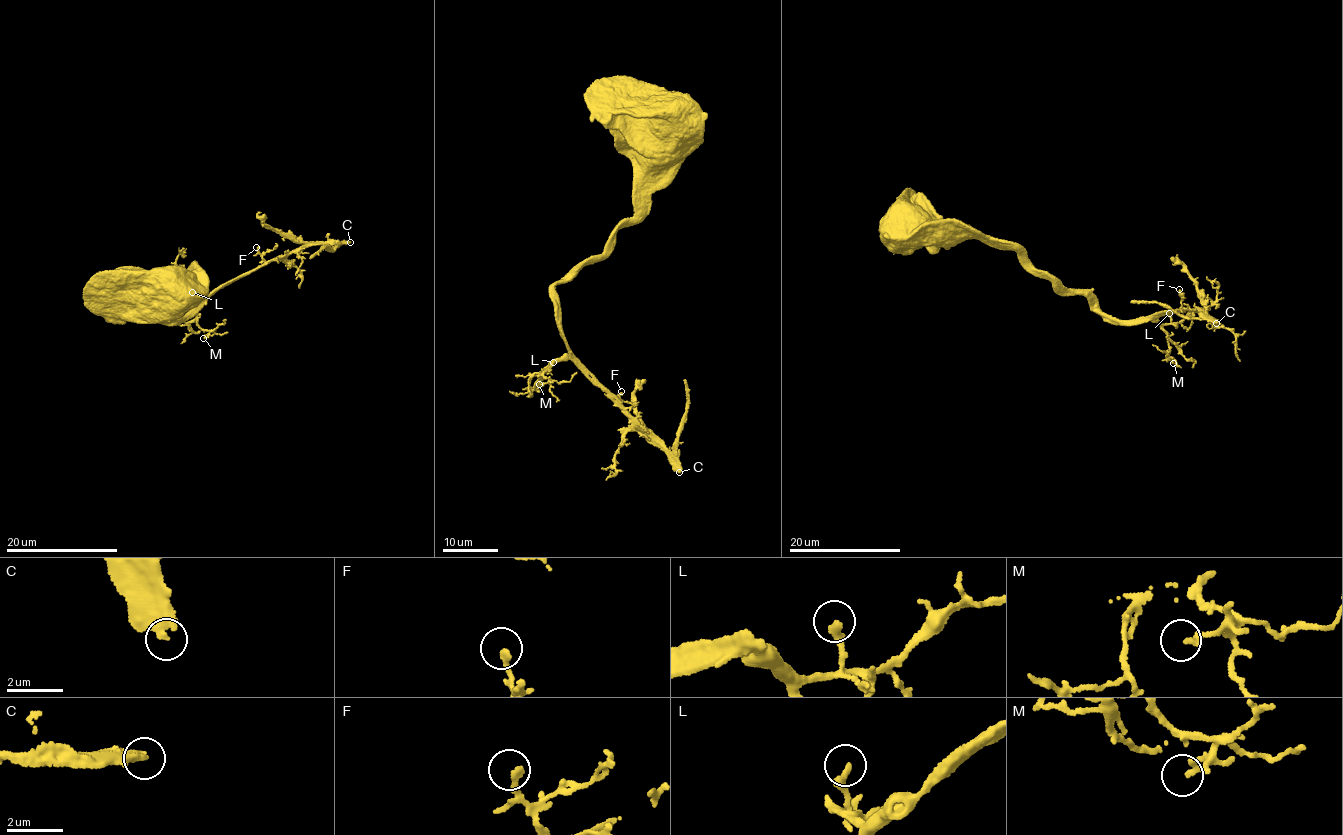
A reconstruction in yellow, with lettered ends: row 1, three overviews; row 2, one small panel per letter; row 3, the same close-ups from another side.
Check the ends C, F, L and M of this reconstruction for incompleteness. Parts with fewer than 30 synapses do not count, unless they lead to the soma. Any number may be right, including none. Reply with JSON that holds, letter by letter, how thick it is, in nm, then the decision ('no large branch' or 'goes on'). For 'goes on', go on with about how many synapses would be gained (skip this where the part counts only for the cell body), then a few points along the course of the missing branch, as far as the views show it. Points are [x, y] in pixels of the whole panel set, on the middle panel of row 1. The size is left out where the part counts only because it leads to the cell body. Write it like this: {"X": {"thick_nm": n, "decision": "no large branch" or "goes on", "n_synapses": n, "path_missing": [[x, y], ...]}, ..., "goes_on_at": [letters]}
{"C": {"thick_nm": 420, "decision": "goes on", "n_synapses": 200}, "F": {"thick_nm": 200, "decision": "no large branch"}, "L": {"thick_nm": 280, "decision": "no large branch"}, "M": {"thick_nm": 220, "decision": "no large branch"}, "goes_on_at": ["C"]}

